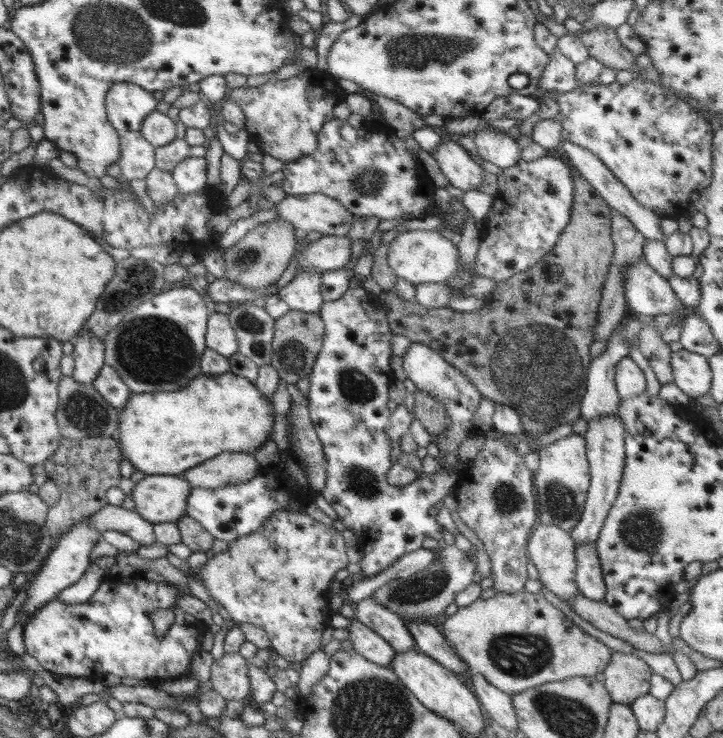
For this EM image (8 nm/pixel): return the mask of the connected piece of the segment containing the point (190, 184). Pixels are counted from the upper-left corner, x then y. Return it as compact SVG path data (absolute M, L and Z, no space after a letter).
M188 157L176 164L172 176L180 193L198 192L206 186L205 157Z

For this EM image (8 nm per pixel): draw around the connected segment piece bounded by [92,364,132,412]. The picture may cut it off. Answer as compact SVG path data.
M105 364L92 383L112 408L122 412L132 392L112 366Z

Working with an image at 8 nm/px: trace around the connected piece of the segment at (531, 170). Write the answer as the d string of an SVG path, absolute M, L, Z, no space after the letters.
M548 156L521 161L497 174L498 190L492 208L480 230L480 245L474 270L496 283L532 269L555 246L560 233L570 222L574 183L571 169L560 159Z

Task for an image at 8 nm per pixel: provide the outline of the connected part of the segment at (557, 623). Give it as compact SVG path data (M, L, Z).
M524 589L520 592L496 594L488 600L479 598L469 606L459 607L458 612L452 614L442 628L446 640L469 666L469 672L481 674L490 684L509 695L572 676L595 677L598 672L603 672L613 653L596 637L568 621L568 616L550 604L541 592L530 593Z

